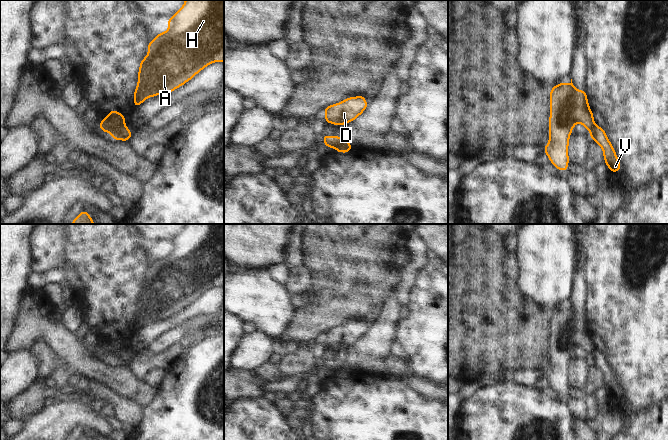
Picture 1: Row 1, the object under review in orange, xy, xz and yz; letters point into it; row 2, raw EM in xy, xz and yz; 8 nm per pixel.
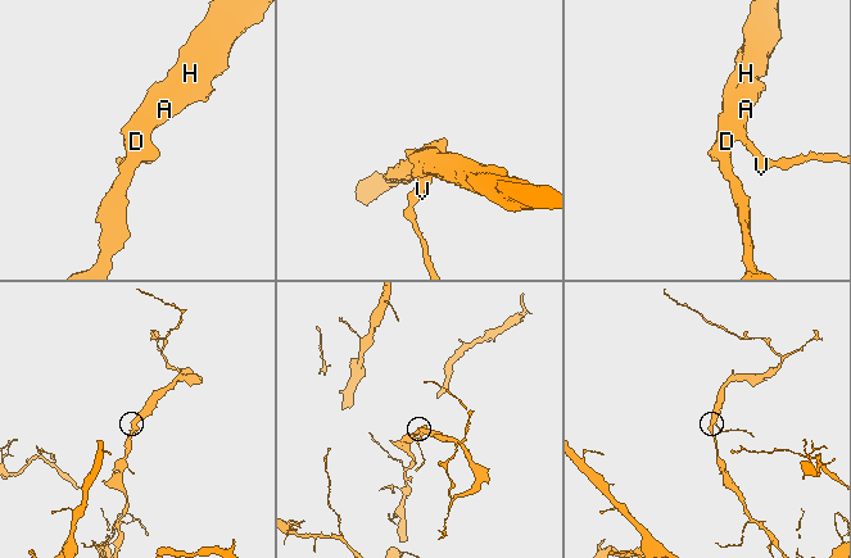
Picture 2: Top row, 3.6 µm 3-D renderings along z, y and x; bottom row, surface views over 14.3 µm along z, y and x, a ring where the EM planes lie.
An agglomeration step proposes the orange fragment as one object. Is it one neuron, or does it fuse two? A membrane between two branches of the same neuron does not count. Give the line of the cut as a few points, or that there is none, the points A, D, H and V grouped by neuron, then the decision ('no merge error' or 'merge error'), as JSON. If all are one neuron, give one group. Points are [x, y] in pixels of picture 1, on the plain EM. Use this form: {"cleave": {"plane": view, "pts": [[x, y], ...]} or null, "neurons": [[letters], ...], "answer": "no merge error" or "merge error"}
{"cleave": {"plane": "xy", "pts": [[124, 348], [110, 356]]}, "neurons": [["A", "D", "H"], ["V"]], "answer": "merge error"}

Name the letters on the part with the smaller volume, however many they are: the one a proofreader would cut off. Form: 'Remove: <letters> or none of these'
Remove: V.

